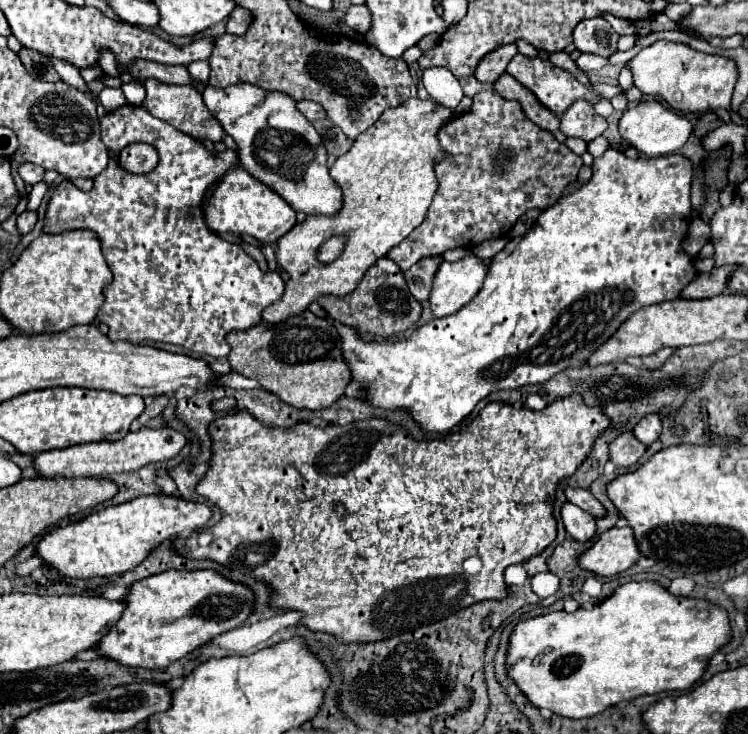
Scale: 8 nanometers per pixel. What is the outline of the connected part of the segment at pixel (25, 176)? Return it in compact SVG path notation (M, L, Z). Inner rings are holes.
M22 164L20 166L20 178L26 182L26 184L36 184L36 182L40 182L40 180L44 180L44 168L40 168L40 166L36 166L36 164Z

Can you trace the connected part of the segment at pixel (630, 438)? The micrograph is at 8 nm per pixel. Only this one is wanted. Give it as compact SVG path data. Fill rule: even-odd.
M624 432L610 444L610 460L616 468L628 468L640 460L644 450L646 446L640 444L632 432Z

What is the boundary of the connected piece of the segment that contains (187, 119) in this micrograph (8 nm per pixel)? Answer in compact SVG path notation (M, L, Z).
M152 78L144 80L144 88L146 88L146 98L142 102L142 106L156 118L168 122L170 126L174 126L176 130L192 136L194 140L200 142L222 142L224 140L224 128L220 126L220 122L216 122L216 118L212 118L210 110L204 106L202 94L196 92L192 86L172 86L172 84L164 84L164 82L156 82Z

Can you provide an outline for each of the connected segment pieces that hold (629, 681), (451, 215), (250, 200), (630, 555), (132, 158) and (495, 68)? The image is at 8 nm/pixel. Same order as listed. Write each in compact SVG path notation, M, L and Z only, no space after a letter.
M652 580L626 582L594 608L580 608L574 614L550 612L520 622L510 638L510 678L538 708L548 708L566 718L586 718L606 708L644 694L692 688L710 664L710 658L732 640L728 612L702 598L674 596Z
M494 90L478 92L470 112L452 118L438 130L438 142L444 150L444 160L434 166L438 174L438 190L432 206L428 208L424 222L388 254L402 270L408 270L420 258L442 256L446 250L460 246L474 248L484 240L504 236L526 210L552 206L562 196L562 190L576 180L576 174L582 168L582 158L578 154L568 150L566 144L560 144L550 132L538 130L524 116L518 102L504 100Z
M236 162L220 180L216 192L212 194L210 202L204 210L206 224L212 232L230 232L230 234L250 234L260 242L274 244L280 236L284 236L296 224L296 210L280 198L272 188L262 184L260 180L252 178L240 162Z
M612 528L580 556L580 566L598 576L618 576L640 560L632 528Z
M132 143L120 152L120 166L130 174L148 174L156 168L156 148L147 143Z
M514 44L500 46L500 50L492 50L492 54L488 54L488 58L482 58L480 66L476 66L474 78L484 84L494 84L496 78L500 78L504 74L508 62L514 58L516 52L518 50Z

